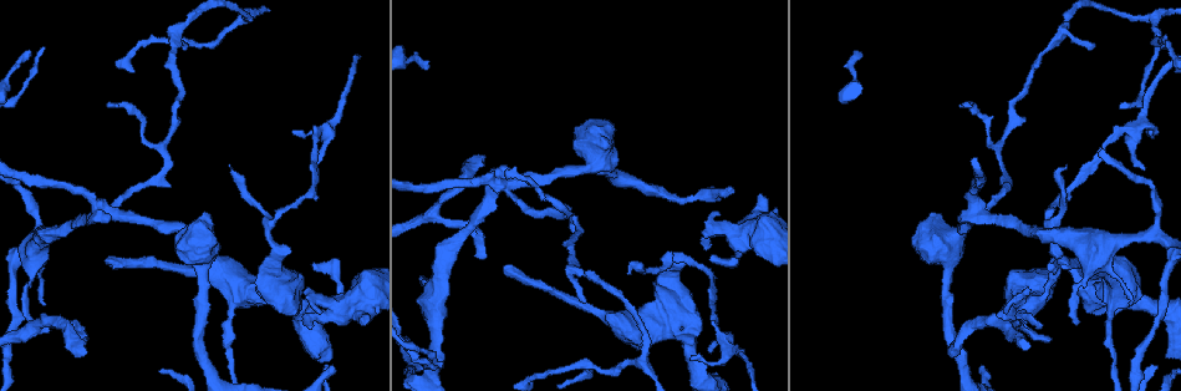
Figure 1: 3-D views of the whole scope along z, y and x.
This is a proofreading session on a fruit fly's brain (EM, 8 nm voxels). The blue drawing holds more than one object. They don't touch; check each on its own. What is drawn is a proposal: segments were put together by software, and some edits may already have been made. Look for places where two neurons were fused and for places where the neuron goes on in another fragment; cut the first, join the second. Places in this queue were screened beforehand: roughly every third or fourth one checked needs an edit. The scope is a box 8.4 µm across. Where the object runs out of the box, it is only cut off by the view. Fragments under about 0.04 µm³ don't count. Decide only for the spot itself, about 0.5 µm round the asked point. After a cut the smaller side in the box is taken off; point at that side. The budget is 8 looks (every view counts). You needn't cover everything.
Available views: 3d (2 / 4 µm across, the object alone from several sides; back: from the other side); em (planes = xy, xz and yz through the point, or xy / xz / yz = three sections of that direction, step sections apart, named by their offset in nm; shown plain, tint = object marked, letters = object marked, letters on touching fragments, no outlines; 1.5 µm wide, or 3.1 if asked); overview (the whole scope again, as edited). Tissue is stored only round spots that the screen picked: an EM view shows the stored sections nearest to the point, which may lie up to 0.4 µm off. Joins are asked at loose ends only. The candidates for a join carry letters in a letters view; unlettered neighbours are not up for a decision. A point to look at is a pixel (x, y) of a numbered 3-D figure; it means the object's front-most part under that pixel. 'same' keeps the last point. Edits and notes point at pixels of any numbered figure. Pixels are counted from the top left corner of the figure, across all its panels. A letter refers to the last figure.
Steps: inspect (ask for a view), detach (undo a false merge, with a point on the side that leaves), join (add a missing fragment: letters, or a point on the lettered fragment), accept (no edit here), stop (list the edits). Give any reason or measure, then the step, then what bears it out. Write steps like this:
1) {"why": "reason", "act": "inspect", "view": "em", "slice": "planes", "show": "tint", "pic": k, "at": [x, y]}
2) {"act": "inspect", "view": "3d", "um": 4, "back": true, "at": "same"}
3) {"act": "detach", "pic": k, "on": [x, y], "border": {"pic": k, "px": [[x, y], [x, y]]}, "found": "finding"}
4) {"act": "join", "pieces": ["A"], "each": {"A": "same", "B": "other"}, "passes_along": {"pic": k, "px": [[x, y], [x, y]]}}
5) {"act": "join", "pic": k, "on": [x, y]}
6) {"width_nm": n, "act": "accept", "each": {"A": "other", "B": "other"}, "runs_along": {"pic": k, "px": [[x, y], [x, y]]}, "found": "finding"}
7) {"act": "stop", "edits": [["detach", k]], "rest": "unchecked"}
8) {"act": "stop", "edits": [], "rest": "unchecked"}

{"why": "branch stops here", "act": "inspect", "view": "em", "slice": "planes", "show": "letters", "pic": 1, "at": [106, 258]}

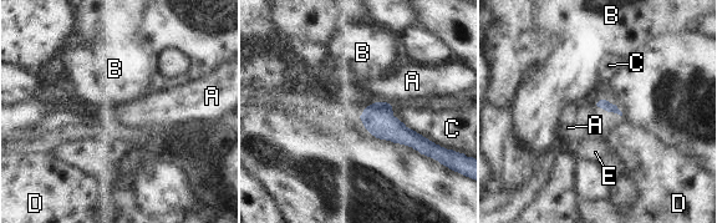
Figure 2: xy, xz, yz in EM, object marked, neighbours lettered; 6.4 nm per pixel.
{"longest_contact_nm": ["C", 440], "act": "accept", "each": {"A": "other", "B": "other", "C": "other", "D": "other", "E": "other"}, "border": {"pic": 2, "px": [[372, 102], [367, 106]]}, "found": "no lettered fragment goes on from it"}

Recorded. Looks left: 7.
{"why": "an open end", "act": "inspect", "view": "em", "slice": "planes", "show": "plain", "pic": 1, "at": [1143, 170]}

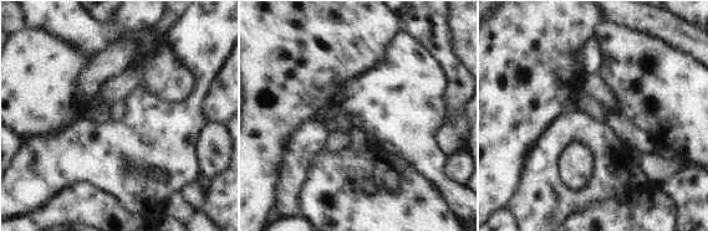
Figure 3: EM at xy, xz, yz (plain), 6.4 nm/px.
{"why": "see the neighbours", "act": "inspect", "view": "em", "slice": "planes", "show": "letters", "at": "same"}

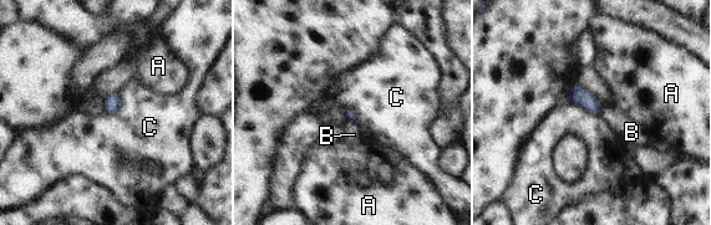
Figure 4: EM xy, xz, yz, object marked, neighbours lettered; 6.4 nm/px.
{"act": "accept", "each": {"A": "other", "B": "other", "C": "other"}, "border": {"pic": 4, "px": [[121, 93], [121, 105], [107, 112]]}, "found": "no lettered fragment goes on from it"}

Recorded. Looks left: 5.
{"why": "thin end", "act": "inspect", "view": "em", "slice": "xy", "step": 8, "show": "letters", "pic": 1, "at": [480, 257]}

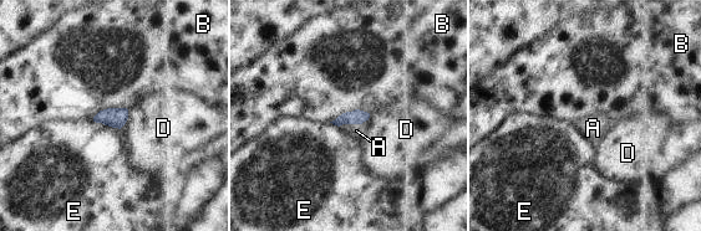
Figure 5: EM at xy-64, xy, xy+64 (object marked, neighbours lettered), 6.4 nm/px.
{"why": "cut it another way", "act": "inspect", "view": "em", "slice": "planes", "show": "letters", "at": "same"}

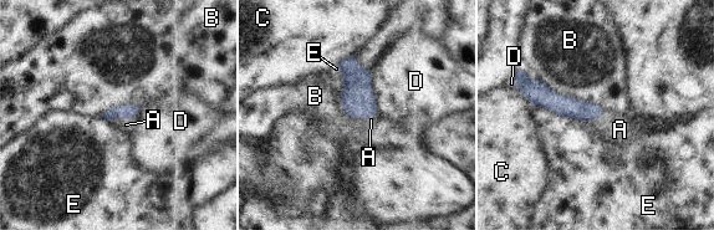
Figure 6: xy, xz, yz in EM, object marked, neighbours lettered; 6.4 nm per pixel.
{"act": "join", "pieces": ["A"], "each": {"A": "same", "B": "other", "C": "other", "D": "other", "E": "other"}, "passes_along": {"pic": 6, "px": [[126, 111], [122, 117], [126, 124]]}, "found": "the neuron continues"}

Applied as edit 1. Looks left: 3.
{"act": "stop", "edits": [["join", 6]], "rest": "unchecked"}

